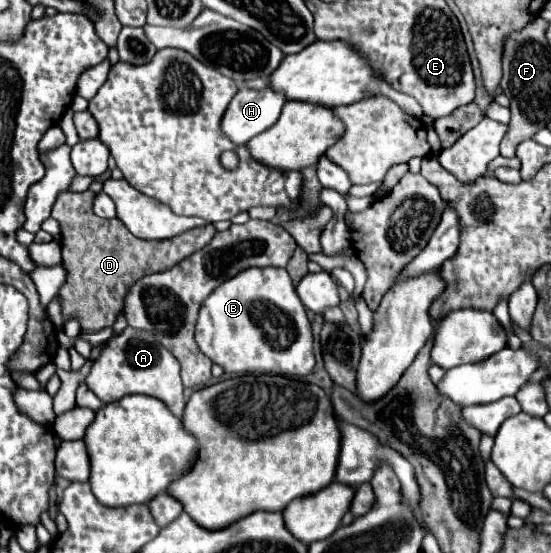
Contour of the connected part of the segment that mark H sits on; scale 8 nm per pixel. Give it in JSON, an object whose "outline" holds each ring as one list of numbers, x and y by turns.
{"outline":[[269,87,261,91,239,89,221,119,221,131,225,137,233,139,233,143,245,145,279,119,283,103,283,93]]}

